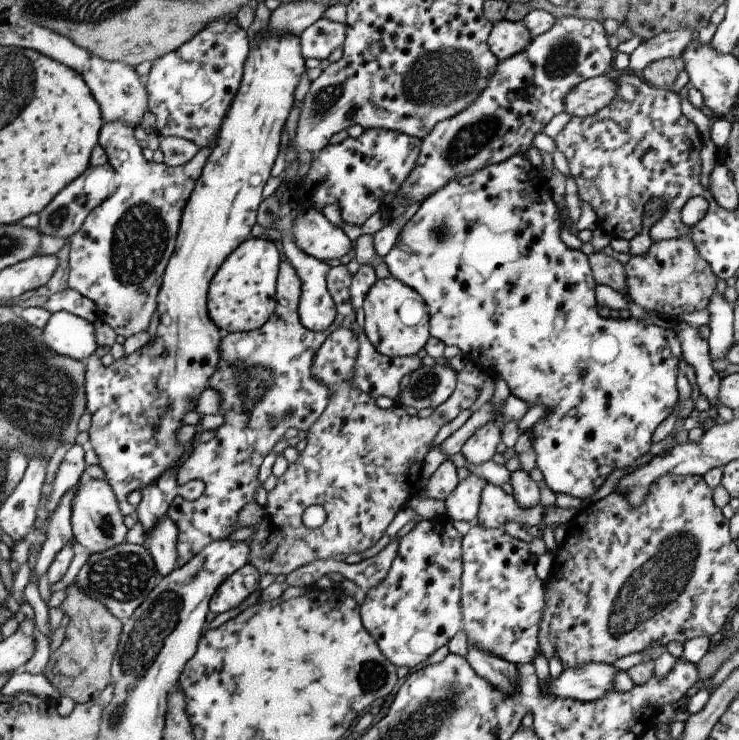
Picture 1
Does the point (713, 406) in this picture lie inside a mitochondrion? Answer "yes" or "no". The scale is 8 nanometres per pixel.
no

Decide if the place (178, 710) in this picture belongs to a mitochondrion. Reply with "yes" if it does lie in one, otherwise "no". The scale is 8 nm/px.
yes

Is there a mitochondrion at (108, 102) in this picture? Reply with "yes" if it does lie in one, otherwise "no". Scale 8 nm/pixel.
no

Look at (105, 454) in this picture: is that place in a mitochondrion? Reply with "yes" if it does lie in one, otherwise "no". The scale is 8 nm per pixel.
no

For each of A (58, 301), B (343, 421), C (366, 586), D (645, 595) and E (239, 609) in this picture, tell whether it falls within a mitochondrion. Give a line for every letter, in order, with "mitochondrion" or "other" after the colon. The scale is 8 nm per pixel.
A: other
B: other
C: other
D: mitochondrion
E: other

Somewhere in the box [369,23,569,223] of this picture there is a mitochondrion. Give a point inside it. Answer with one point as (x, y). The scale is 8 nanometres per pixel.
(443, 87)

